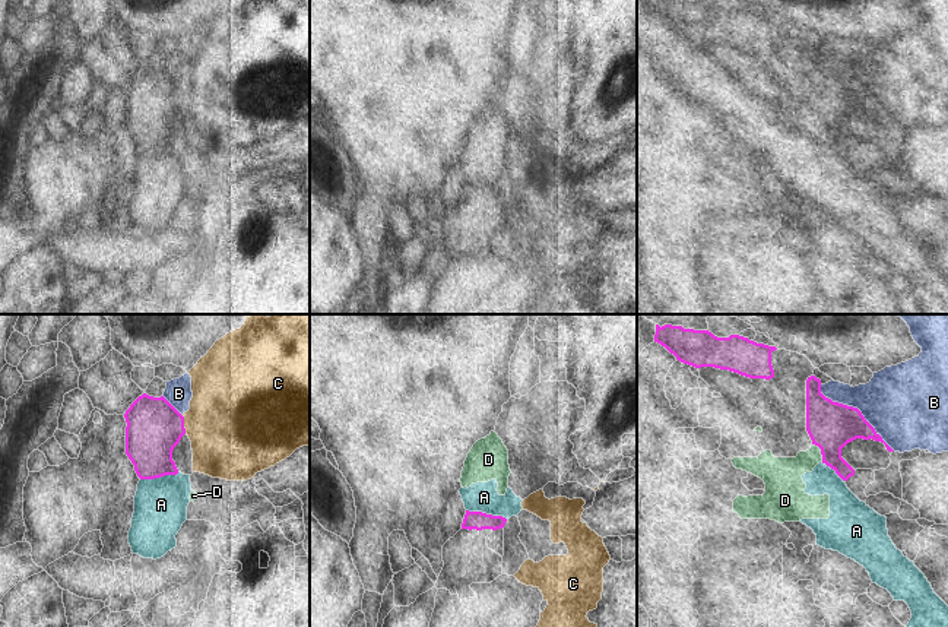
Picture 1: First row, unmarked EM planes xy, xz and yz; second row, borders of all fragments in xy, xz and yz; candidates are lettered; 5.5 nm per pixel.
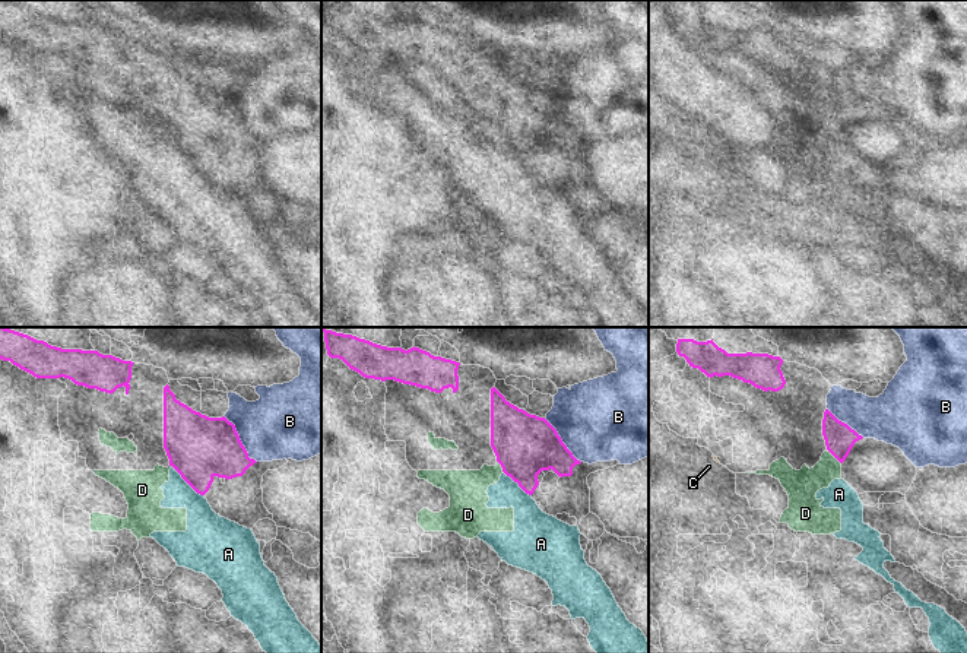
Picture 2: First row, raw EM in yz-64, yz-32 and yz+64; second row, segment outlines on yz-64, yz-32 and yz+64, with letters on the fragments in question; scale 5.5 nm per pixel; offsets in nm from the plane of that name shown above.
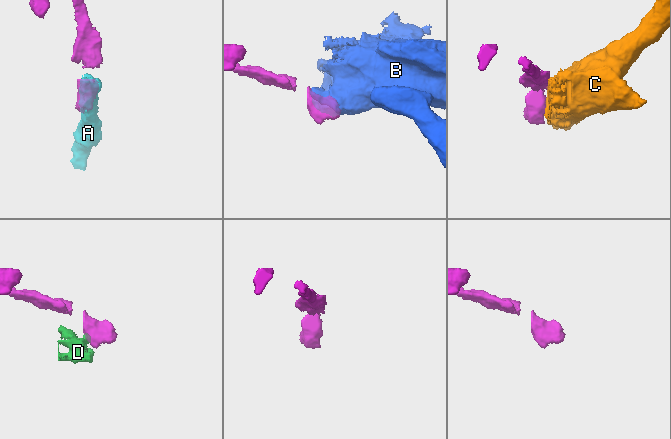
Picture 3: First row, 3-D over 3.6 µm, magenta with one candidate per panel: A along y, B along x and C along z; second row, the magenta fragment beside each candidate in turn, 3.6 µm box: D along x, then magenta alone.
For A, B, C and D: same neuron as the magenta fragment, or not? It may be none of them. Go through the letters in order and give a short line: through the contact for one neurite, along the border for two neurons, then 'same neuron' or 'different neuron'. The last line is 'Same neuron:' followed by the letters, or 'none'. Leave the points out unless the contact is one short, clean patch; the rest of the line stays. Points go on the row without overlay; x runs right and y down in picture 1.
A: xz (466, 181), (501, 187), (506, 192) | different neuron
B: different neuron
C: different neuron
D: yz (812, 116), (820, 122), (823, 133) | different neuron
Same neuron: none

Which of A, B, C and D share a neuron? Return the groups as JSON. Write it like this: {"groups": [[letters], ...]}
{"groups": [["A", "D"], ["B"], ["C"]]}

